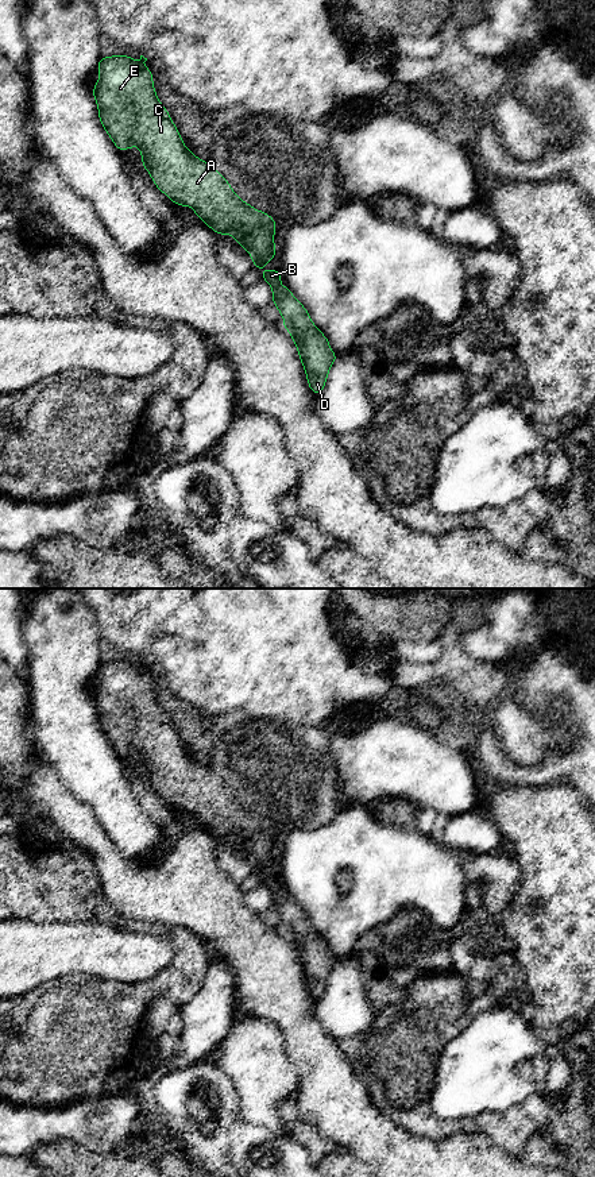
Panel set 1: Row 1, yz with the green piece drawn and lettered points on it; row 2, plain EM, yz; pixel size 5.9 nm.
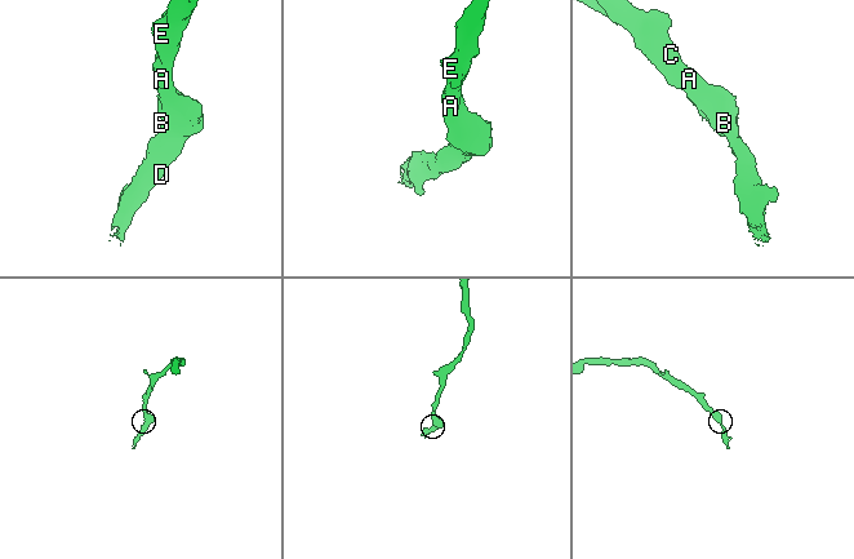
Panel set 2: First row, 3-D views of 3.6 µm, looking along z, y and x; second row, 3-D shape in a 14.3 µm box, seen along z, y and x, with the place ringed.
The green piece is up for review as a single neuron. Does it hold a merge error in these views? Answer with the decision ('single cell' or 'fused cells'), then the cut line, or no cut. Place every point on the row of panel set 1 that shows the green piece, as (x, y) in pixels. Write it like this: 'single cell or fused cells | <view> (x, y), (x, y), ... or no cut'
single cell | no cut

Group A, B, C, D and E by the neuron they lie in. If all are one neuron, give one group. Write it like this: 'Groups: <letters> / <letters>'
Groups: A B C D E

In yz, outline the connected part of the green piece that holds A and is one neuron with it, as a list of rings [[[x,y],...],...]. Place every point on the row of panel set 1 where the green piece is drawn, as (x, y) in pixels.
[[[112,55],[98,61],[97,70],[100,80],[92,90],[98,109],[98,119],[108,136],[113,140],[117,150],[125,151],[136,146],[142,153],[142,165],[150,173],[152,182],[158,190],[165,193],[178,207],[190,205],[193,212],[217,235],[232,235],[235,240],[252,258],[254,269],[263,267],[270,262],[278,248],[274,246],[274,234],[277,223],[266,212],[260,212],[237,197],[228,181],[204,159],[197,158],[182,142],[179,131],[170,119],[167,109],[158,100],[152,82],[152,70],[143,63],[147,61],[140,55],[140,61],[135,61],[128,55]]]

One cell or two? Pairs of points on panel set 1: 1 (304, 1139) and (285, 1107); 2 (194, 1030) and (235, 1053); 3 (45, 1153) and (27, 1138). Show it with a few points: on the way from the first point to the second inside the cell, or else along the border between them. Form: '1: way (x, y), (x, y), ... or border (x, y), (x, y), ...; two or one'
1: way (300, 1131), (289, 1115); one
2: border (234, 1023), (216, 1049); two
3: border (69, 1139), (42, 1143), (31, 1156); two

